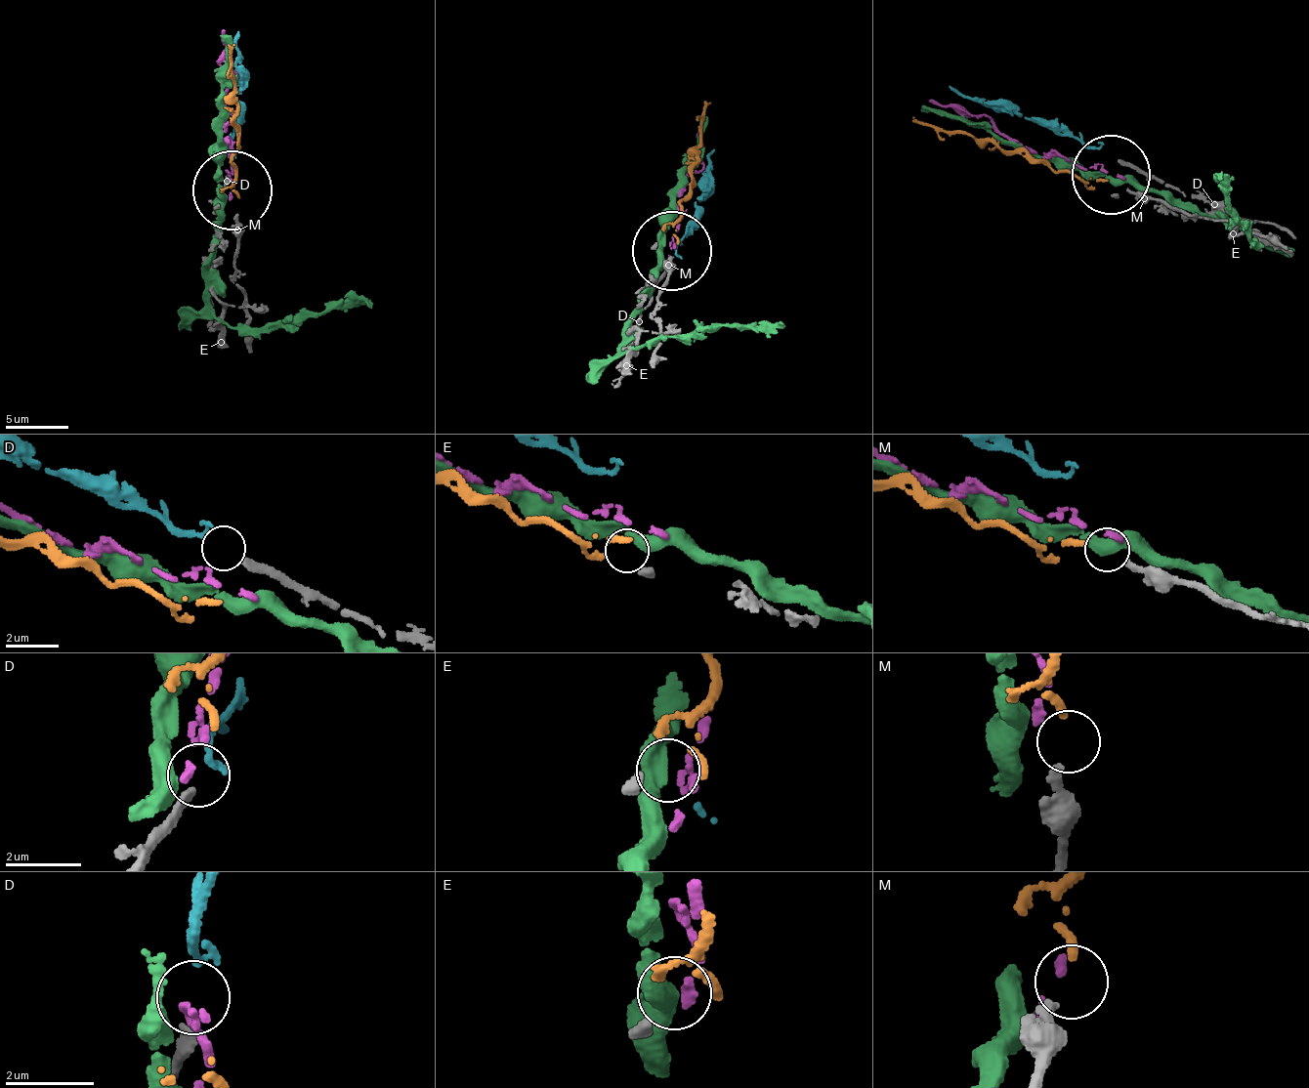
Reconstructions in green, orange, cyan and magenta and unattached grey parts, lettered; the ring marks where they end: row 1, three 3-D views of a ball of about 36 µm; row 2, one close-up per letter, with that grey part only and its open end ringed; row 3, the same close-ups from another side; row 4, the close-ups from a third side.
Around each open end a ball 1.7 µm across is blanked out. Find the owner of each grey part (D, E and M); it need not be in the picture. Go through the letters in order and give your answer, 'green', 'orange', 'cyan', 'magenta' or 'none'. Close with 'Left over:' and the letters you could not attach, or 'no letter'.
D: cyan
E: none
M: orange
Left over: E

